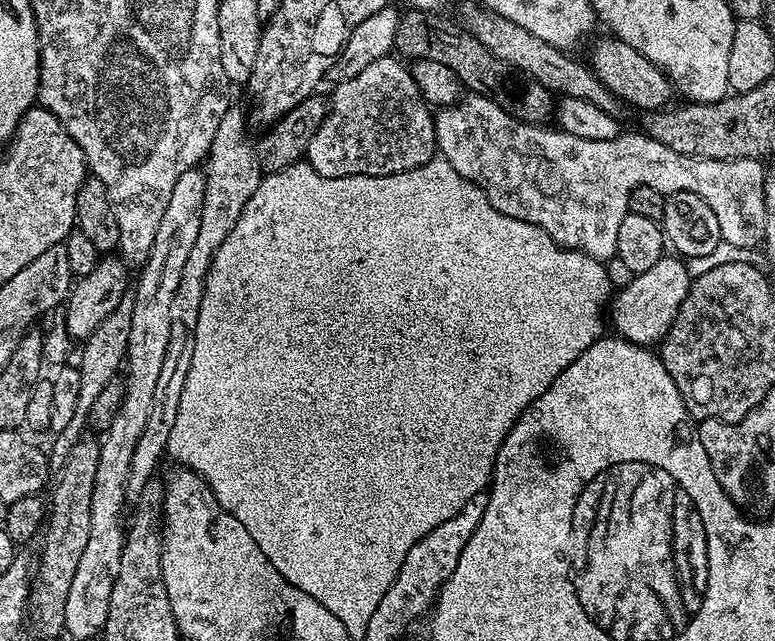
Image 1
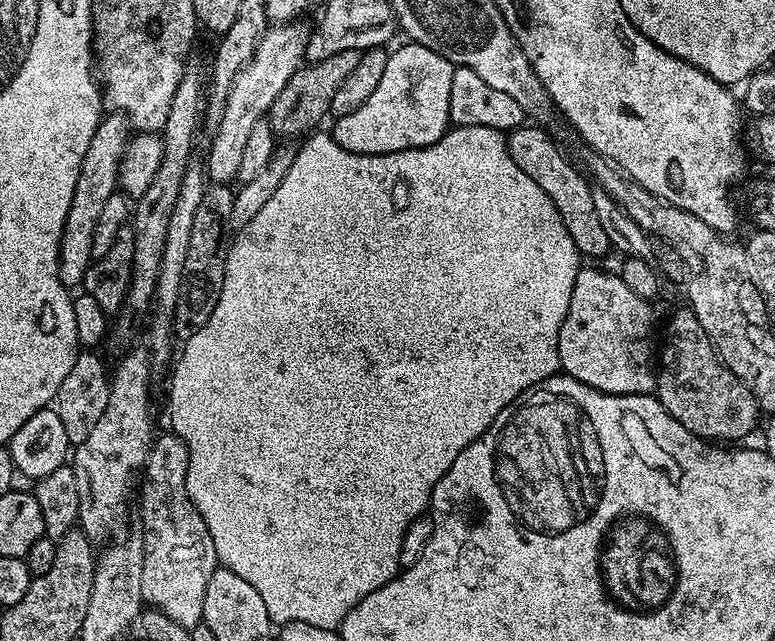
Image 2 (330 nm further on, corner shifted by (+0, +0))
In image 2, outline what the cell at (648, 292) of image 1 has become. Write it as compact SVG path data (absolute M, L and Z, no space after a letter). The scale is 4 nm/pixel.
M581 267L578 278L574 278L574 294L570 294L570 310L566 310L566 318L562 322L558 334L558 358L561 369L567 375L573 376L578 382L615 396L625 396L626 394L647 396L655 393L656 372L654 371L654 348L652 352L652 307L653 305L649 301L644 300L638 294L634 294L634 290L630 290L630 286L626 286L626 282L622 282L622 278L618 274L612 273L611 276L610 273L599 272L596 268Z

